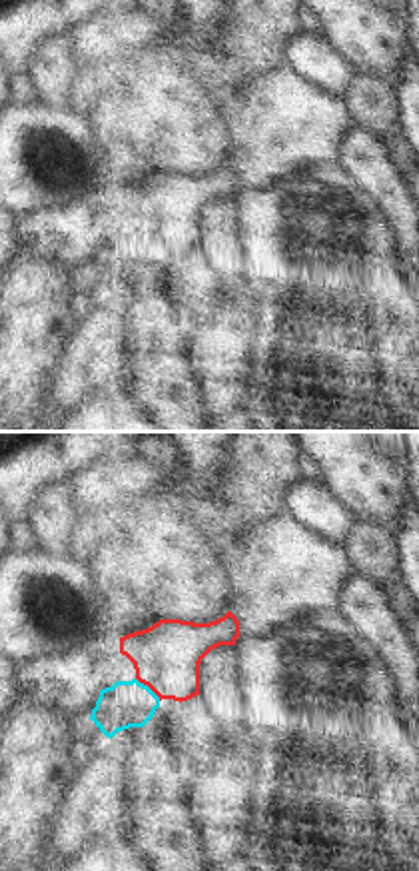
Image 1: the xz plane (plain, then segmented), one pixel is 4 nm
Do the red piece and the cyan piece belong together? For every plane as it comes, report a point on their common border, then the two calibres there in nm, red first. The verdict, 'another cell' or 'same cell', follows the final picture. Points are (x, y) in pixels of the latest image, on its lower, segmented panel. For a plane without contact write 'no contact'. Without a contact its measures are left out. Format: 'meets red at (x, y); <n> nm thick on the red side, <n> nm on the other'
meets red at (148, 686); 280 nm thick on the red side, 190 nm on the other

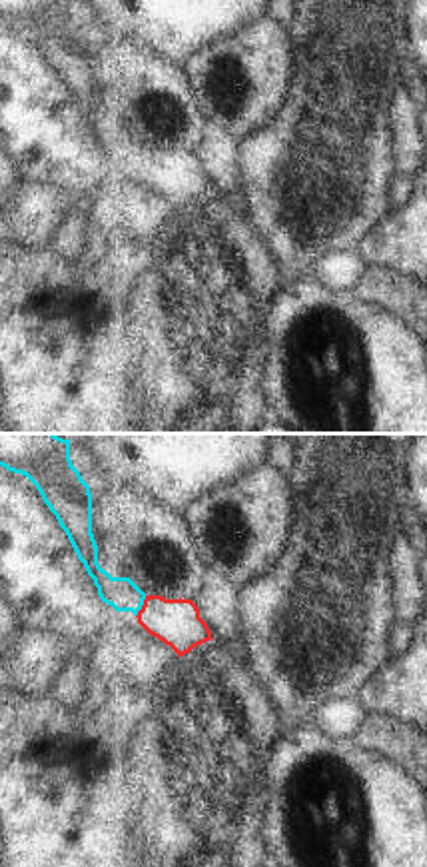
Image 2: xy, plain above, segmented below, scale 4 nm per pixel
meets red at (142, 606); 190 nm thick on the red side, 140 nm on the other

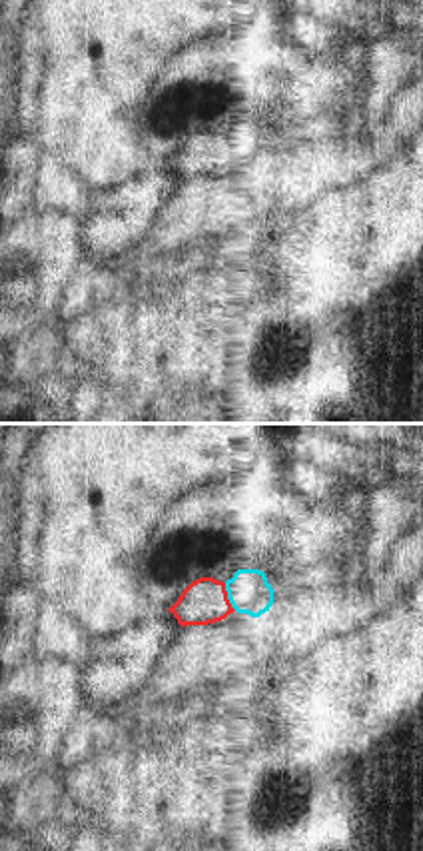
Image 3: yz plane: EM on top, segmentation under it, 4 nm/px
meets red at (226, 598); 180 nm thick on the red side, 170 nm on the other

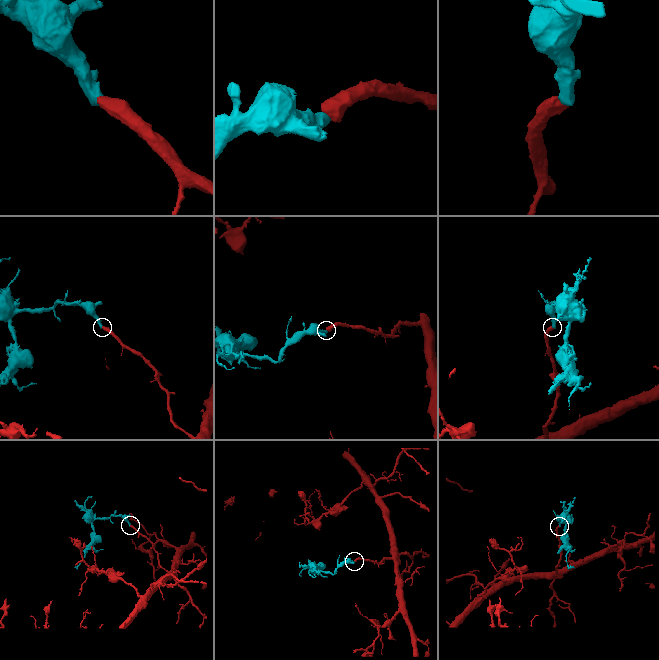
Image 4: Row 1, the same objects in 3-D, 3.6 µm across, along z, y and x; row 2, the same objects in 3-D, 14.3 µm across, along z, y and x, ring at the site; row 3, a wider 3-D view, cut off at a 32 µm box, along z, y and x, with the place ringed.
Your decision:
same cell

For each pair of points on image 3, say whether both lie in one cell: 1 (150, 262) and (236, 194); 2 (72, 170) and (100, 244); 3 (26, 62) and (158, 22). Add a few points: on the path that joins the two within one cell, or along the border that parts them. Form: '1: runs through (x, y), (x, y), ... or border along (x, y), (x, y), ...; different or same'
1: runs through (172, 240), (202, 210), (214, 204); same
2: border along (126, 178), (114, 188), (86, 192), (70, 208); different
3: runs through (58, 62), (98, 22), (126, 22); same

